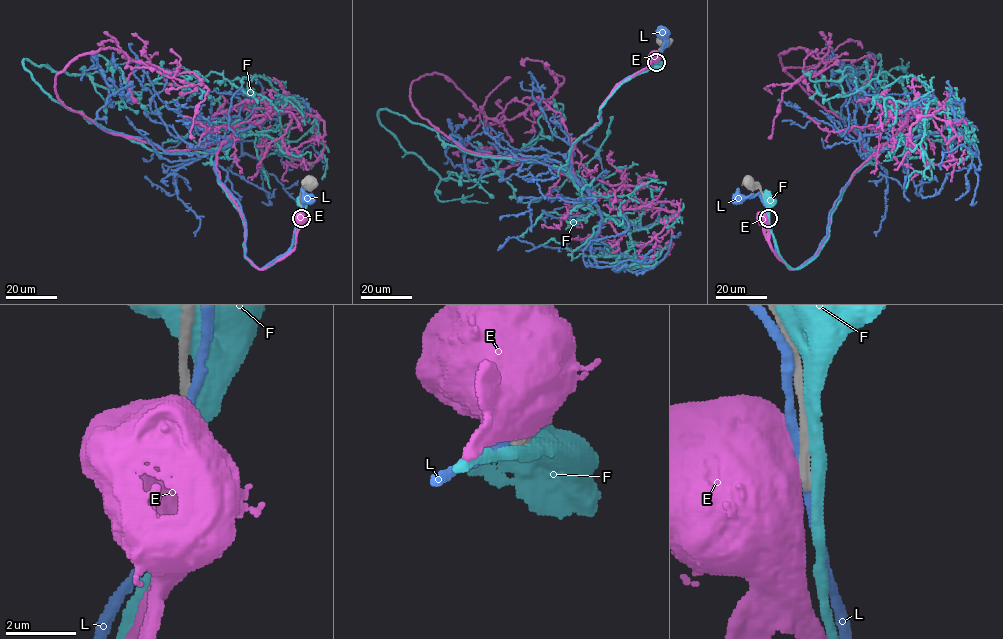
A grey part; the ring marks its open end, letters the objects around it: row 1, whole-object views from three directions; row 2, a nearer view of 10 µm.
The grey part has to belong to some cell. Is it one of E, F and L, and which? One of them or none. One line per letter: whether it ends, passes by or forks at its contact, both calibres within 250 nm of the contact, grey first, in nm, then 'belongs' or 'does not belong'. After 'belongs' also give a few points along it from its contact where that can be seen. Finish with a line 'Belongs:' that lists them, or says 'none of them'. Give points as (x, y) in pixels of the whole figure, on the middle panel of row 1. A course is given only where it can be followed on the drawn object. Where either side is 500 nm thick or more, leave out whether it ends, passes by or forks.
E: calibres 340 and 1000 nm; does not belong
F: it passes by; calibres 260 and 360 nm; does not belong
L: it passes by; calibres 380 and 280 nm; does not belong
Belongs: none of them

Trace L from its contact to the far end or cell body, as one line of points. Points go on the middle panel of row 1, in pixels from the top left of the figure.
L: (656, 61), (664, 44), (662, 31)

